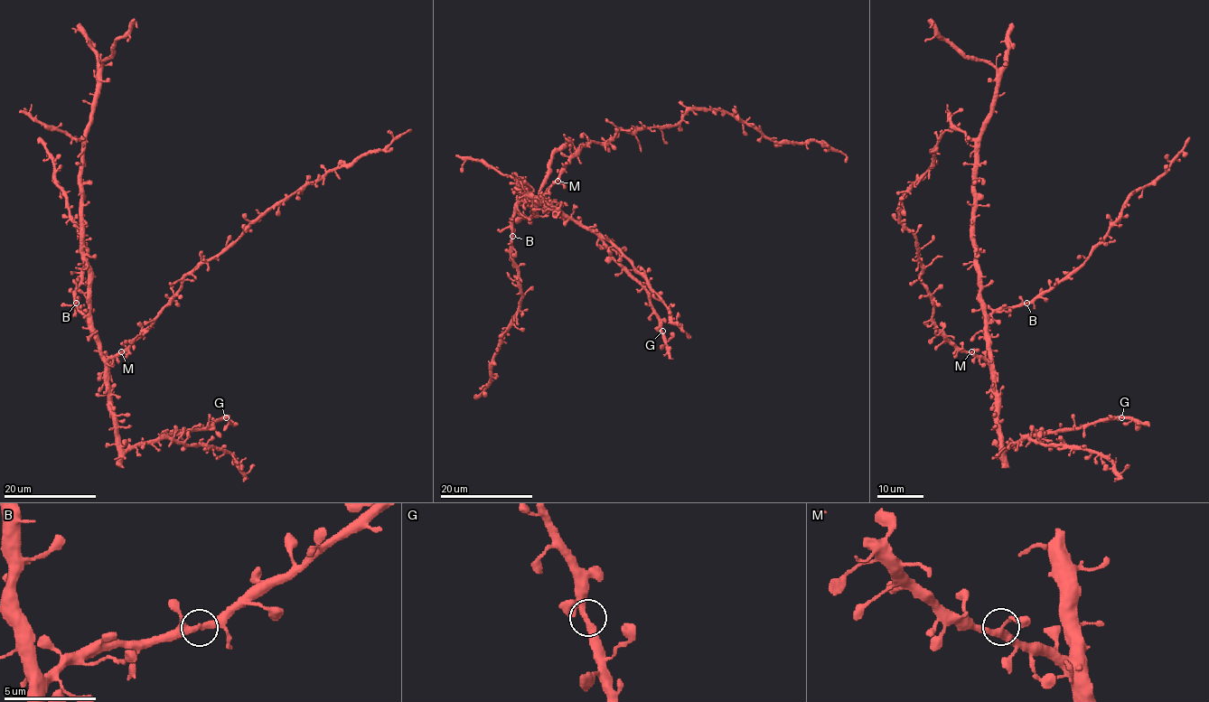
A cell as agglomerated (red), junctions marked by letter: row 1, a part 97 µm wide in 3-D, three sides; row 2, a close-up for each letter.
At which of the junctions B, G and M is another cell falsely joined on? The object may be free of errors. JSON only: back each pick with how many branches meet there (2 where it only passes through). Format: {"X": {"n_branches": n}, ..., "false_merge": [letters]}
{"false_merge": []}

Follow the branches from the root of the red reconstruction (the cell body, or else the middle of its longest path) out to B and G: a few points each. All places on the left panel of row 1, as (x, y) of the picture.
B: (117, 355), (107, 359), (103, 355), (92, 323), (76, 307), (76, 303)
G: (117, 355), (107, 361), (107, 388), (115, 435), (125, 450), (153, 444), (169, 435), (203, 430), (226, 417)

